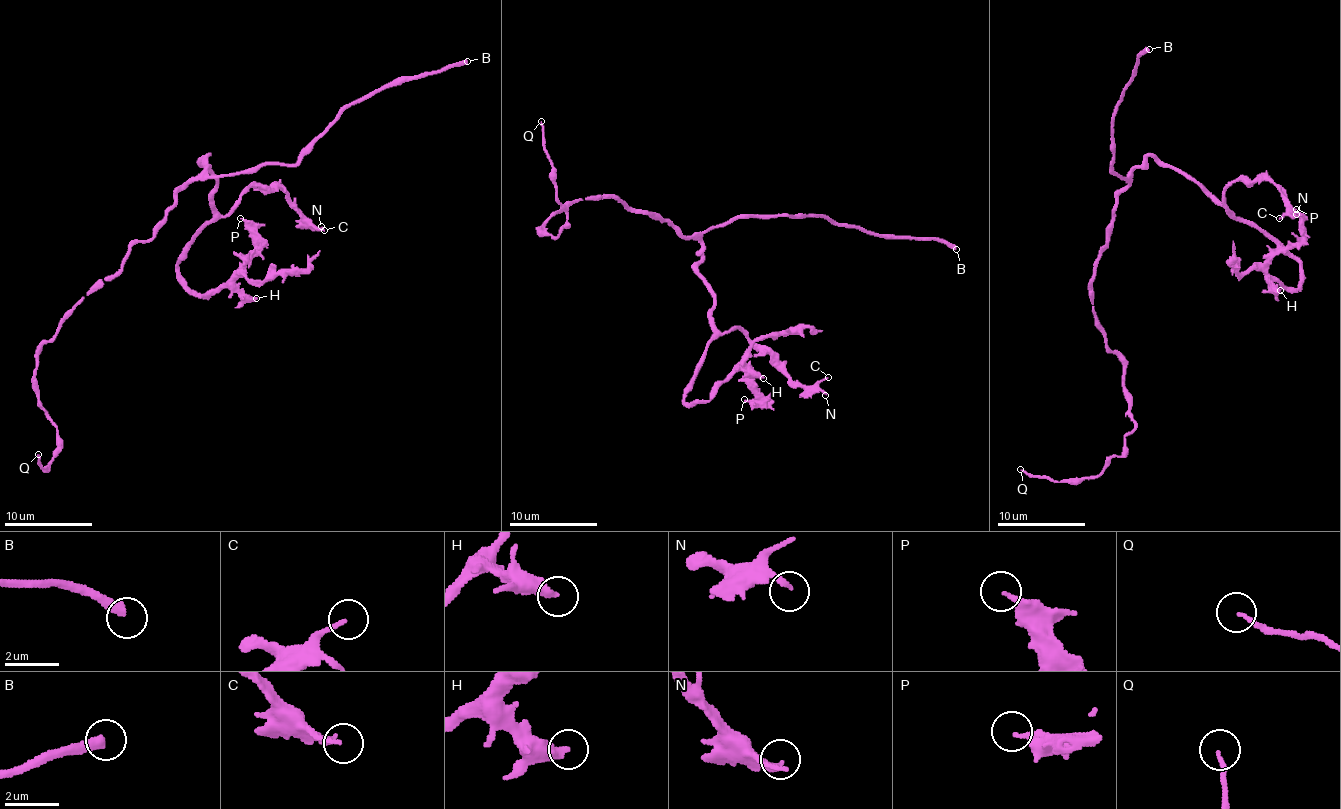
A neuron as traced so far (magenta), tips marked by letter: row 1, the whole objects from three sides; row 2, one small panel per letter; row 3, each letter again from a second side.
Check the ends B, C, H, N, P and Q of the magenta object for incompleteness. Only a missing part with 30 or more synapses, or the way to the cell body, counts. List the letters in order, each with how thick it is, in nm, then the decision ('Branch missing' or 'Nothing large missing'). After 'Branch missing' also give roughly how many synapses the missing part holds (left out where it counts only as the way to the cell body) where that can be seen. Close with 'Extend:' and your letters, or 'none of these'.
B: Thickness 400 nm. Branch missing. Roughly 300 synapses
C: Thickness 140 nm. Nothing large missing
H: Thickness 400 nm. Nothing large missing
N: Thickness 180 nm. Nothing large missing
P: Thickness 190 nm. Nothing large missing
Q: Thickness 170 nm. Nothing large missing
Extend: B

